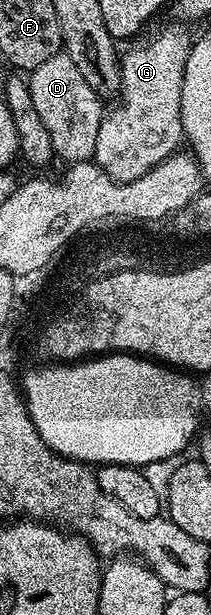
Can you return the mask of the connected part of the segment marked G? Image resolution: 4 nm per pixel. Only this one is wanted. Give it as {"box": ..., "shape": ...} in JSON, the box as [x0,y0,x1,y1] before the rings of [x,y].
{"box":[93,28,191,184],"shape":[[[161,28],[154,36],[140,40],[129,46],[134,48],[126,52],[124,49],[121,56],[118,104],[102,115],[93,151],[93,160],[98,166],[121,184],[147,174],[147,170],[174,155],[180,149],[177,147],[183,144],[181,87],[191,36],[181,28]]]}

